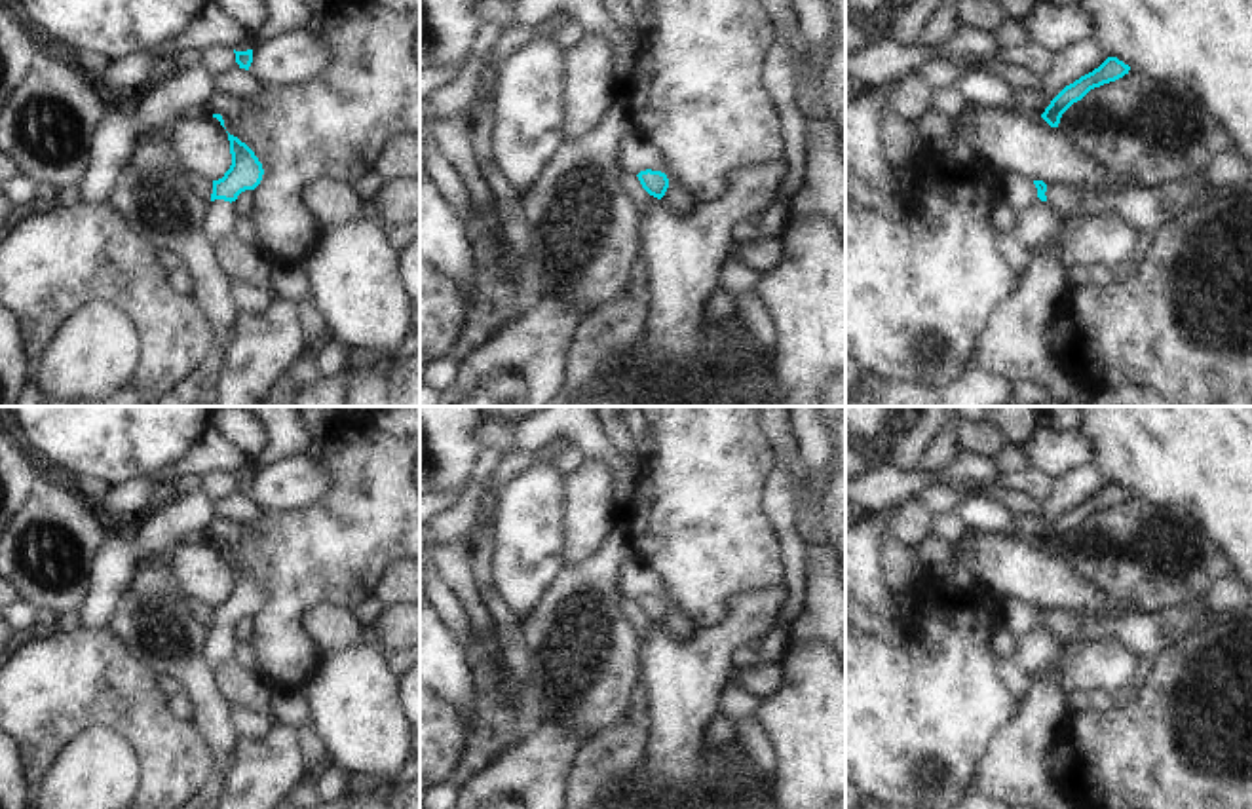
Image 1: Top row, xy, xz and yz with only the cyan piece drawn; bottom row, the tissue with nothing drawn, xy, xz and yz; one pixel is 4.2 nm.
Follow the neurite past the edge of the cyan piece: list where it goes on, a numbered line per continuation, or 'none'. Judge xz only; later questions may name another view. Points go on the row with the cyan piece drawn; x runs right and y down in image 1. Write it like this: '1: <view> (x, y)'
none

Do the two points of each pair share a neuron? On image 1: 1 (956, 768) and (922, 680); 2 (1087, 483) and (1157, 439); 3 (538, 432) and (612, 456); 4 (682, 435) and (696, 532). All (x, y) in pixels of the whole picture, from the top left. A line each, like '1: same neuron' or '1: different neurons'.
1: same neuron
2: different neurons
3: same neuron
4: same neuron

